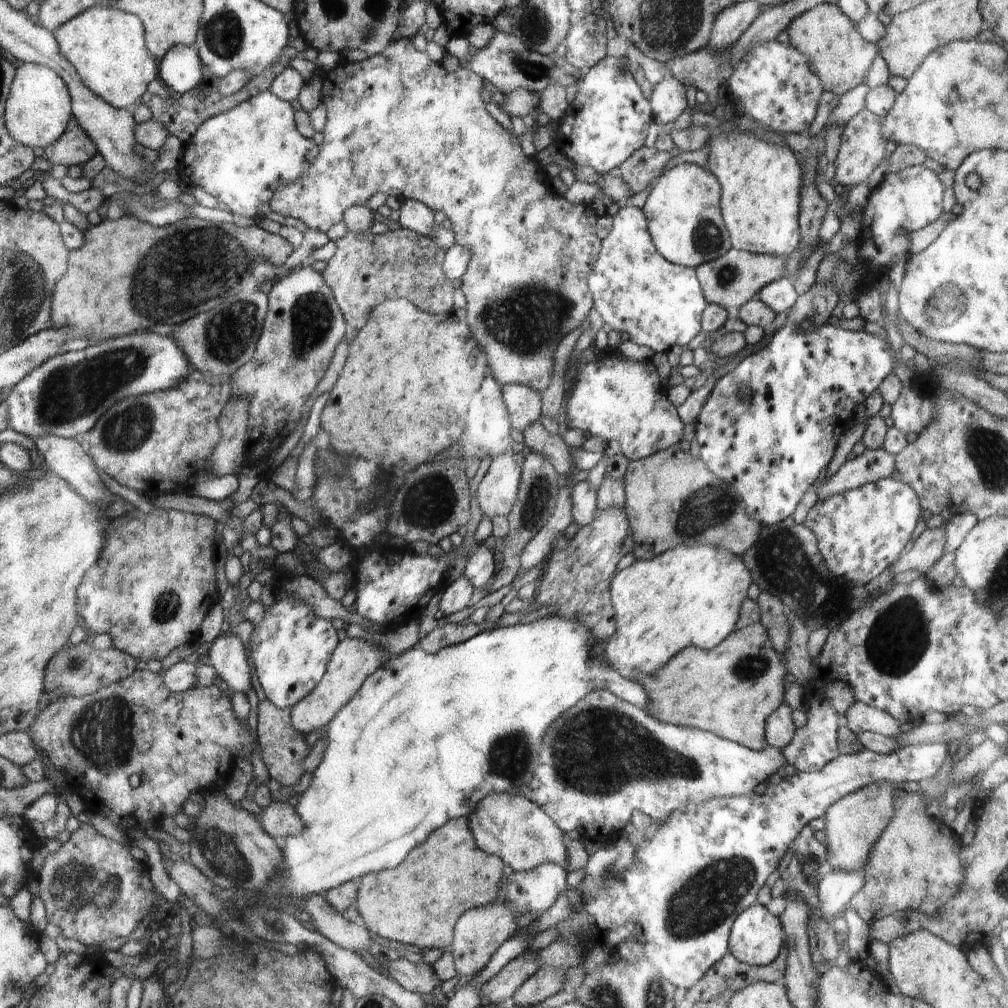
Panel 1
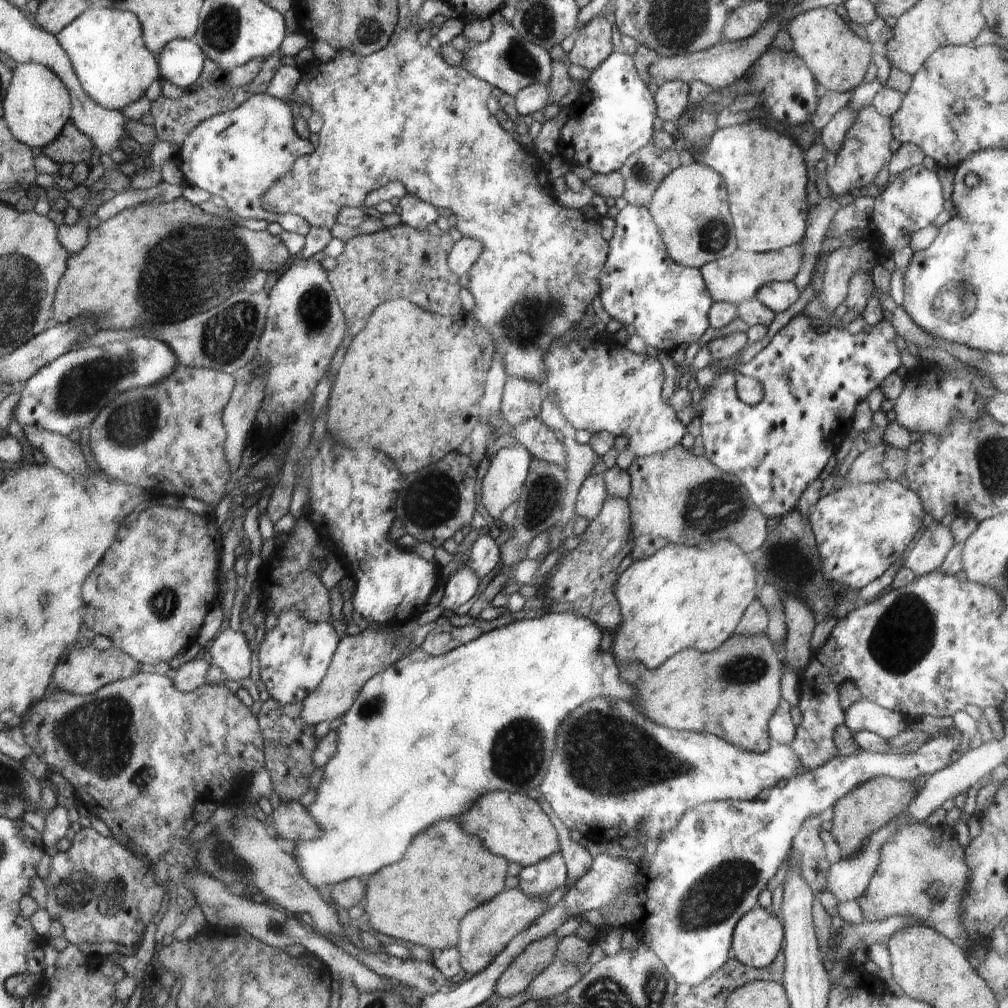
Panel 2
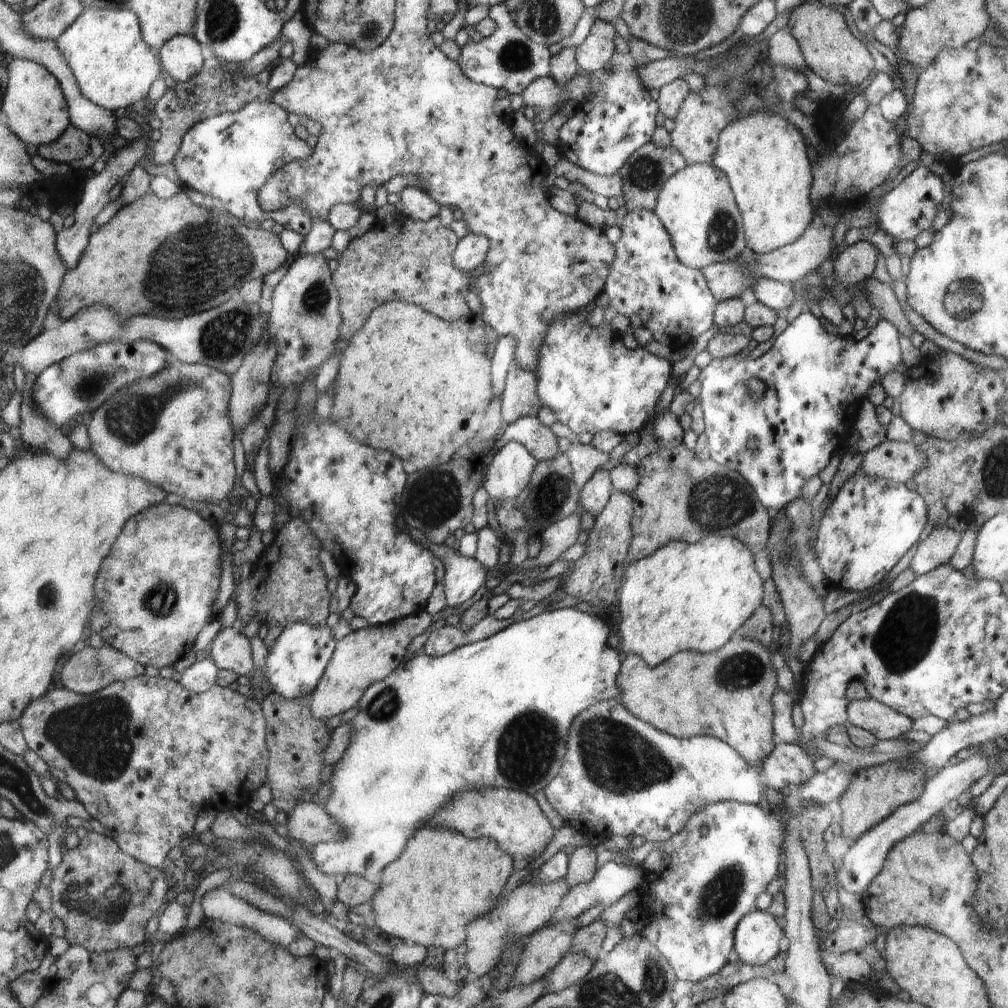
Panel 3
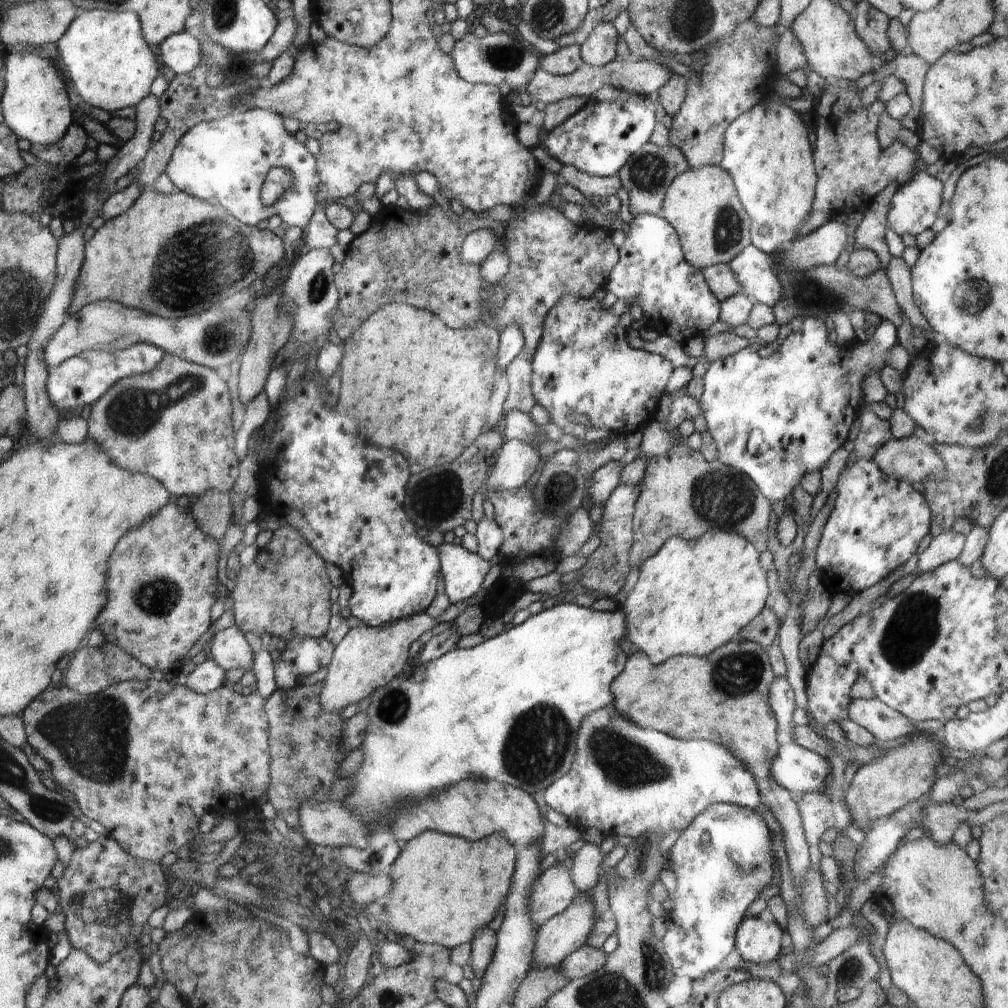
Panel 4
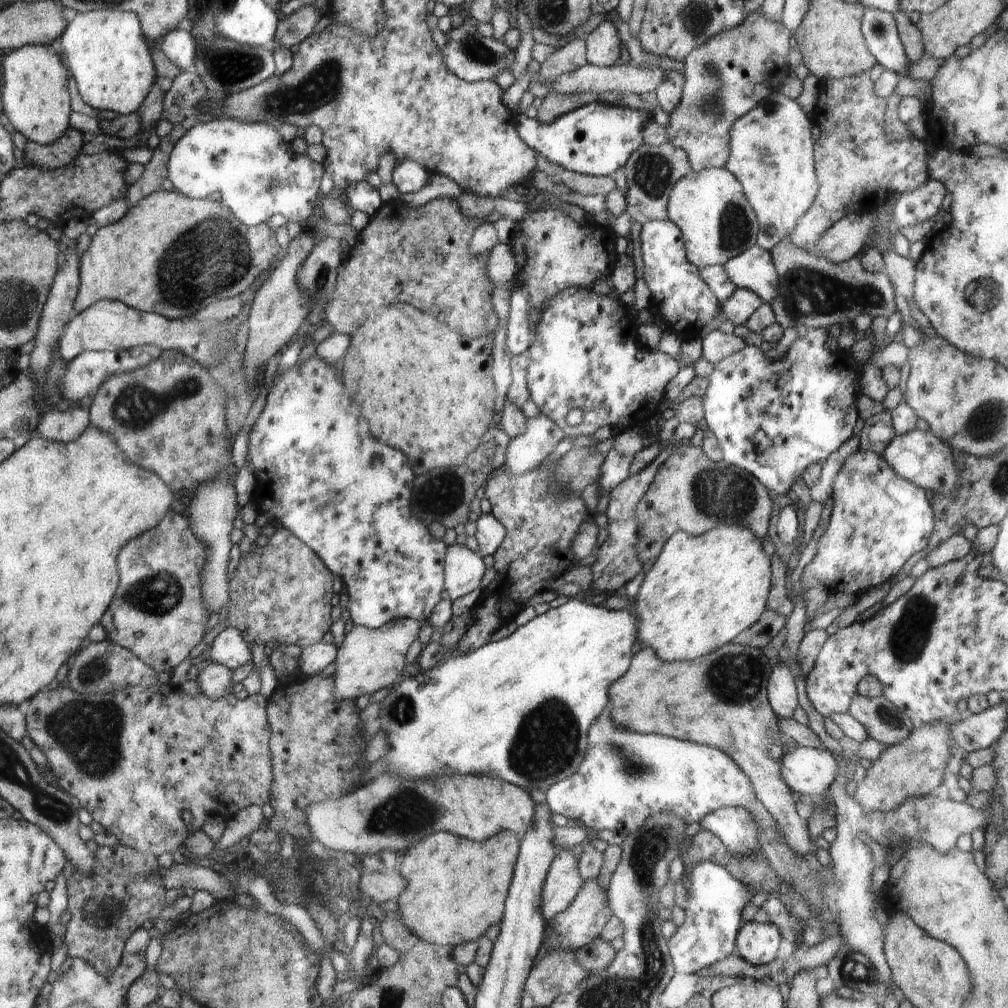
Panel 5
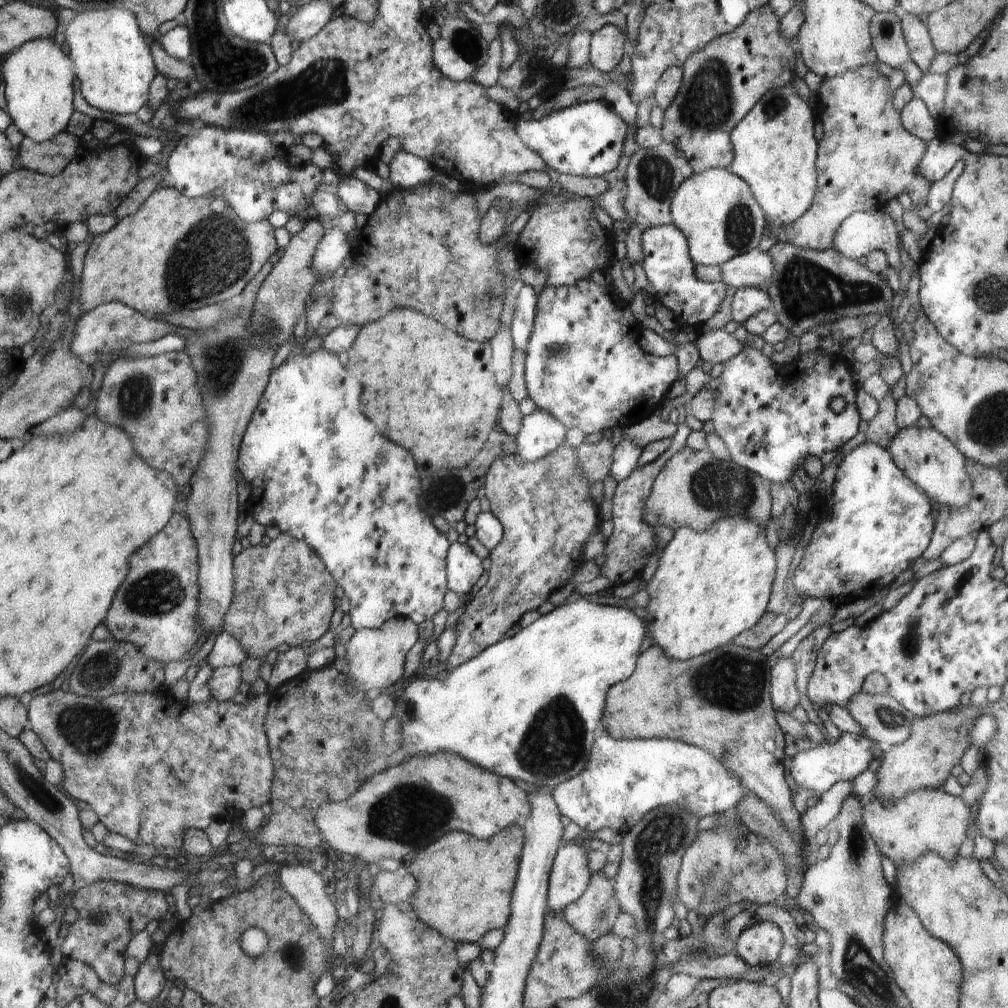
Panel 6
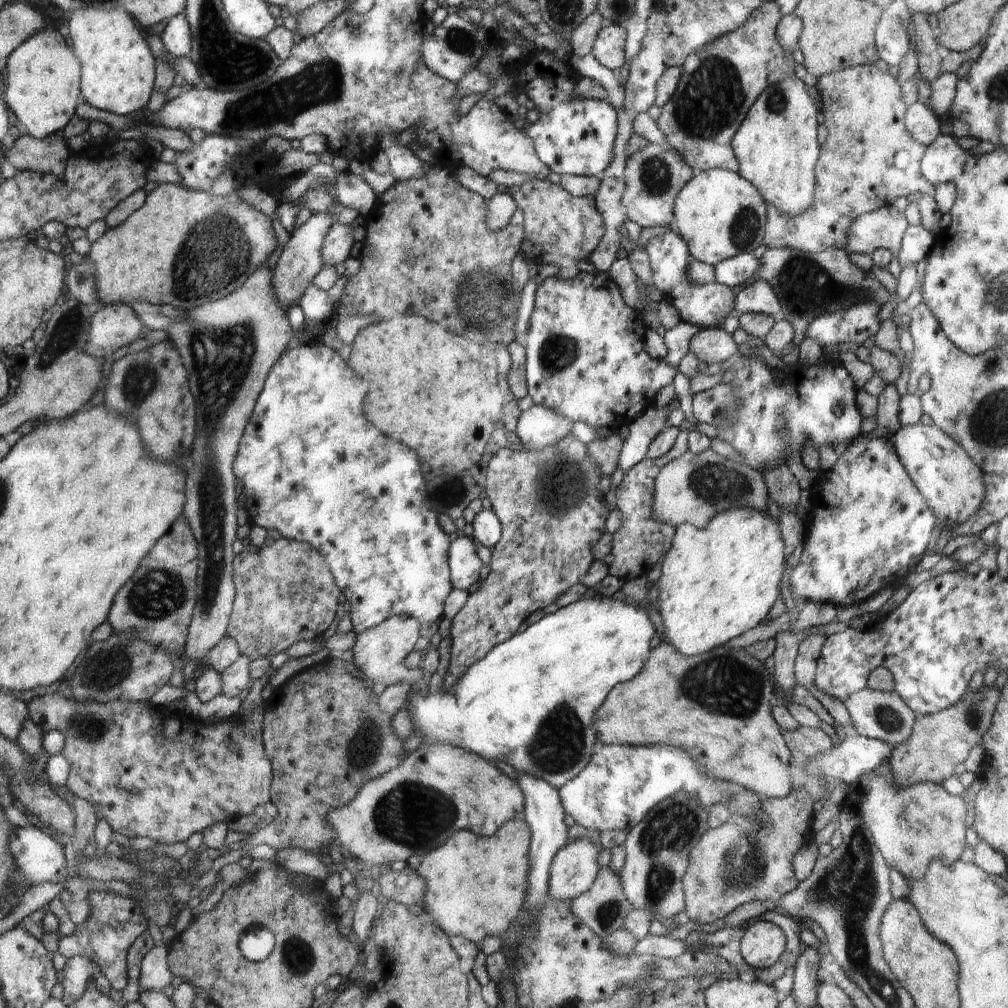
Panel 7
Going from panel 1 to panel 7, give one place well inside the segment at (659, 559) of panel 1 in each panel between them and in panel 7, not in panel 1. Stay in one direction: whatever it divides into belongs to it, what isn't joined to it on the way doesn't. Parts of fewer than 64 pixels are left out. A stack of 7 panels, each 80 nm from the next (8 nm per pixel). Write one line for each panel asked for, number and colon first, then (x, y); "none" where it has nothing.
2: (681, 597)
3: (685, 596)
4: (692, 596)
5: (700, 593)
6: (710, 586)
7: (718, 582)

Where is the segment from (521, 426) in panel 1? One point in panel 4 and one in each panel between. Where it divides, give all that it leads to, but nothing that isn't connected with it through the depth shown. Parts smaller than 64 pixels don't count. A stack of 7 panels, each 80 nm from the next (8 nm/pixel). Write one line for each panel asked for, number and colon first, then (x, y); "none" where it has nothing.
2: (521, 400)
3: (520, 398)
4: (519, 373)

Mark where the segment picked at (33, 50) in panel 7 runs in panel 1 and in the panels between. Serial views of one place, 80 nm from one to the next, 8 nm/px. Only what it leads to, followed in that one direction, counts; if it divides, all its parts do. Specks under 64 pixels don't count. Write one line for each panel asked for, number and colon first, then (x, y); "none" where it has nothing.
1: (38, 111)
2: (37, 109)
3: (36, 108)
4: (36, 105)
5: (36, 100)
6: (38, 77)

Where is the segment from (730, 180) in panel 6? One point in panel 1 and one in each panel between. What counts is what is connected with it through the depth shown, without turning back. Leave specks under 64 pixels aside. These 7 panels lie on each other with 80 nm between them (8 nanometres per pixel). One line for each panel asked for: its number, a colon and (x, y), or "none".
1: (686, 224)
2: (690, 207)
3: (695, 204)
4: (702, 205)
5: (717, 223)

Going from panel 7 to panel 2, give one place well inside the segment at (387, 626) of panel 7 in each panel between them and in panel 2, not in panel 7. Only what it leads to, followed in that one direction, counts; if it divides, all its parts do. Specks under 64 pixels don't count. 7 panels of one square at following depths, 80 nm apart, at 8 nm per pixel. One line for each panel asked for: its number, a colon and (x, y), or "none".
2: (359, 658)
3: (363, 657)
4: (367, 658)
5: (368, 660)
6: (375, 657)

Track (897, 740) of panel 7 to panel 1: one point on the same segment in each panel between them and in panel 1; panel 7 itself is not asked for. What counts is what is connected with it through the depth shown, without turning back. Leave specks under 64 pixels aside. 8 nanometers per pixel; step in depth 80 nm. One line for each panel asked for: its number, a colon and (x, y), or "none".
1: (860, 717)
2: (864, 715)
3: (885, 723)
4: (884, 723)
5: (883, 722)
6: (882, 719)

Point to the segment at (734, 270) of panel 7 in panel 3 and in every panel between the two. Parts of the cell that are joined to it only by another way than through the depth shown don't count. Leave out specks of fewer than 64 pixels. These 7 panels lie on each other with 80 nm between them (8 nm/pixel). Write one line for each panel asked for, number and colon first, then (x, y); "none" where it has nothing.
3: (776, 295)
4: (752, 267)
5: (754, 269)
6: (754, 268)

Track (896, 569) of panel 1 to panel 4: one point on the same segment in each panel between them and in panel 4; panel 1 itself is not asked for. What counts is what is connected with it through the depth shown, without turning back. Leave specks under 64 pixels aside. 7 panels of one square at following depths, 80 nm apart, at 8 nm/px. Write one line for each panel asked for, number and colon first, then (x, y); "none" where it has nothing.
2: (926, 556)
3: (935, 550)
4: (944, 547)

